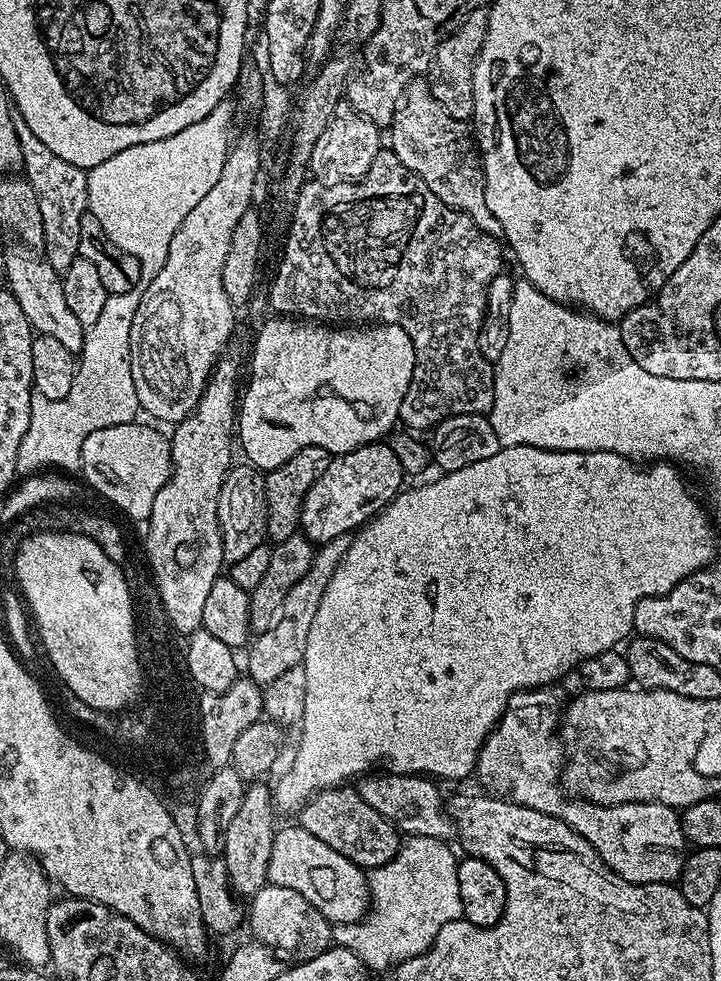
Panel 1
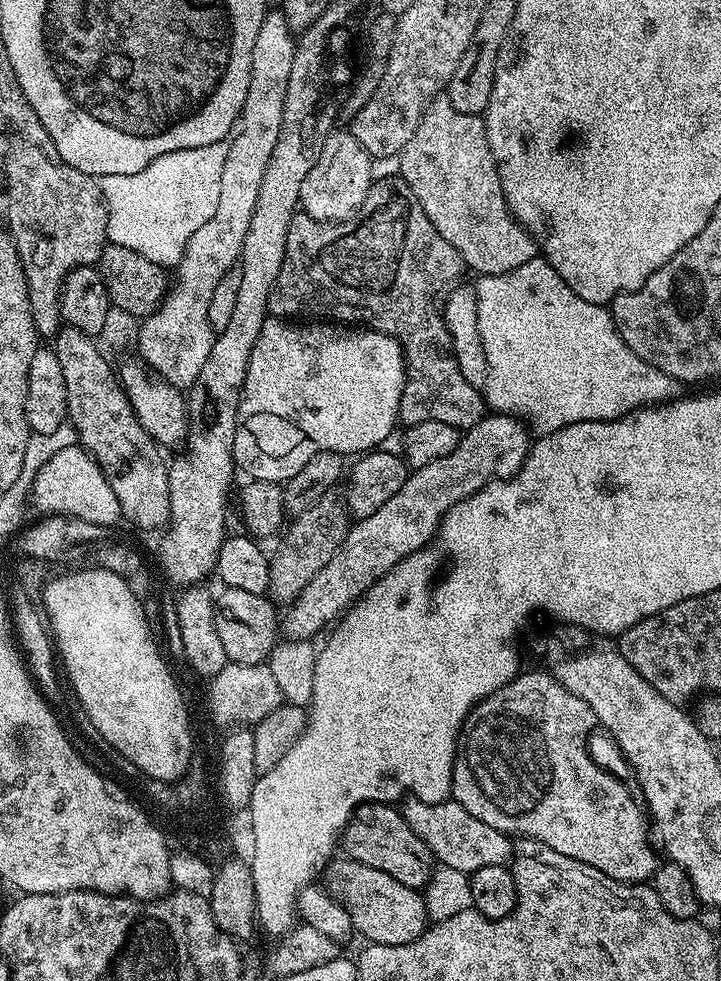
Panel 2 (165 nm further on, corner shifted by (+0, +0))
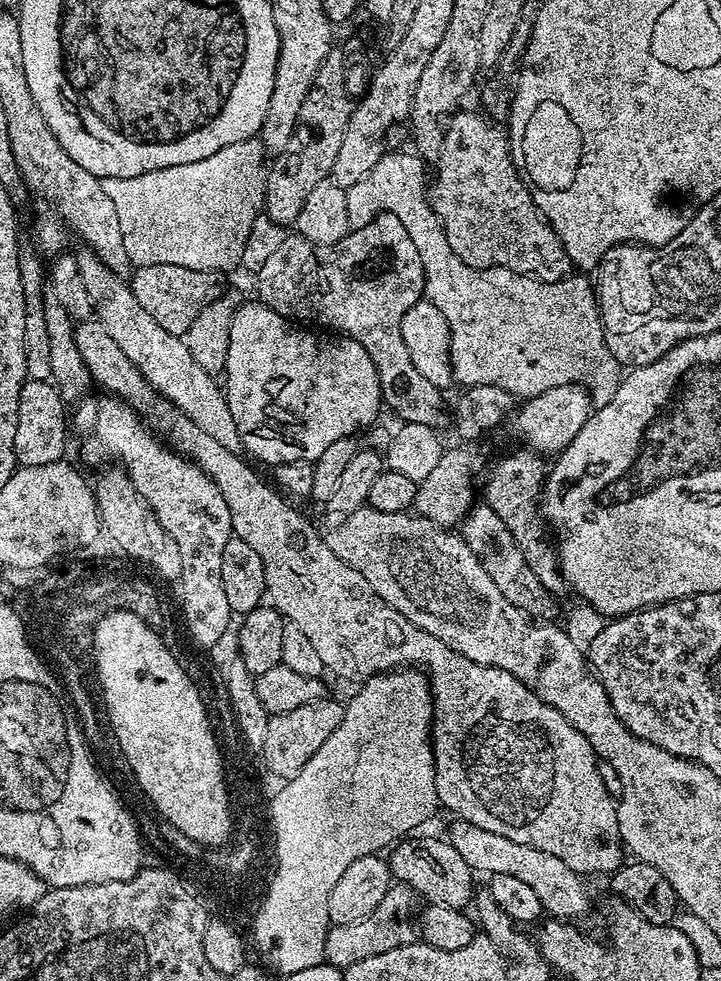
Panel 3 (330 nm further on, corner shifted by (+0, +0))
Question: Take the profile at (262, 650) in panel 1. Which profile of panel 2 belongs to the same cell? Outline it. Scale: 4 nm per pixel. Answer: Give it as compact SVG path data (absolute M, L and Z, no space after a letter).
M488 414L461 435L453 452L409 471L398 494L382 502L374 514L359 517L349 527L334 558L330 558L330 562L310 578L308 585L292 601L287 609L288 617L282 620L283 635L290 640L316 638L324 627L327 629L349 605L368 591L371 584L377 584L398 562L405 560L411 552L419 552L431 545L440 531L441 522L455 504L482 490L482 486L499 473L496 471L503 464L505 477L520 469L528 457L528 435L530 432L525 421L514 416Z

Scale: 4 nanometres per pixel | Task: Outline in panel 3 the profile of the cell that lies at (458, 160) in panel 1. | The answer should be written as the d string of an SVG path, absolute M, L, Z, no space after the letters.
M460 110L455 113L447 121L444 129L444 139L440 141L440 150L435 157L436 163L436 181L431 181L430 184L430 203L434 214L442 222L442 230L446 230L446 242L450 242L450 250L454 250L454 254L458 254L458 258L462 258L462 262L466 262L475 268L508 268L512 272L523 272L541 280L547 284L553 284L559 280L565 279L573 271L570 258L566 254L566 250L562 246L562 242L558 238L558 234L554 234L554 230L545 220L544 215L538 210L538 206L532 197L532 189L525 184L523 178L520 176L520 171L514 166L512 161L512 151L508 145L508 134L503 127L500 128L495 119L489 118L483 111L464 112Z

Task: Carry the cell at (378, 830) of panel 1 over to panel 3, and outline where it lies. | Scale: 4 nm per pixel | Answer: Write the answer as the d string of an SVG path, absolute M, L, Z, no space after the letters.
M416 838L401 839L387 853L388 871L392 873L393 881L408 885L417 897L425 896L428 904L467 909L474 900L474 873L470 866L466 866L462 854L458 854L458 850L454 850L454 846L447 839L412 839Z

